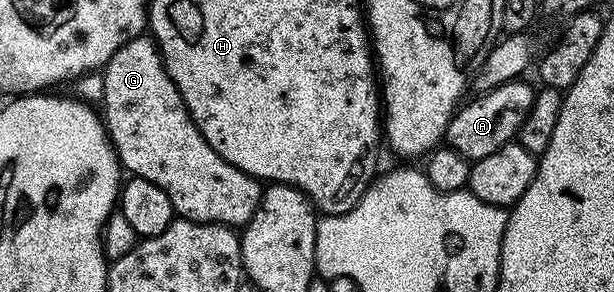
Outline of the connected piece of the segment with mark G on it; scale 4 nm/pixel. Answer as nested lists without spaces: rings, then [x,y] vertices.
[[[145,34],[129,40],[119,46],[115,54],[111,54],[100,75],[103,78],[100,103],[105,104],[105,131],[109,133],[109,141],[117,151],[117,159],[121,161],[122,169],[130,177],[138,176],[147,182],[155,182],[155,186],[159,186],[159,190],[163,190],[163,194],[171,198],[171,206],[180,219],[226,226],[248,224],[261,204],[262,185],[254,176],[231,166],[231,162],[227,162],[210,146],[207,138],[203,138],[183,102],[180,90],[165,69],[157,41]]]

